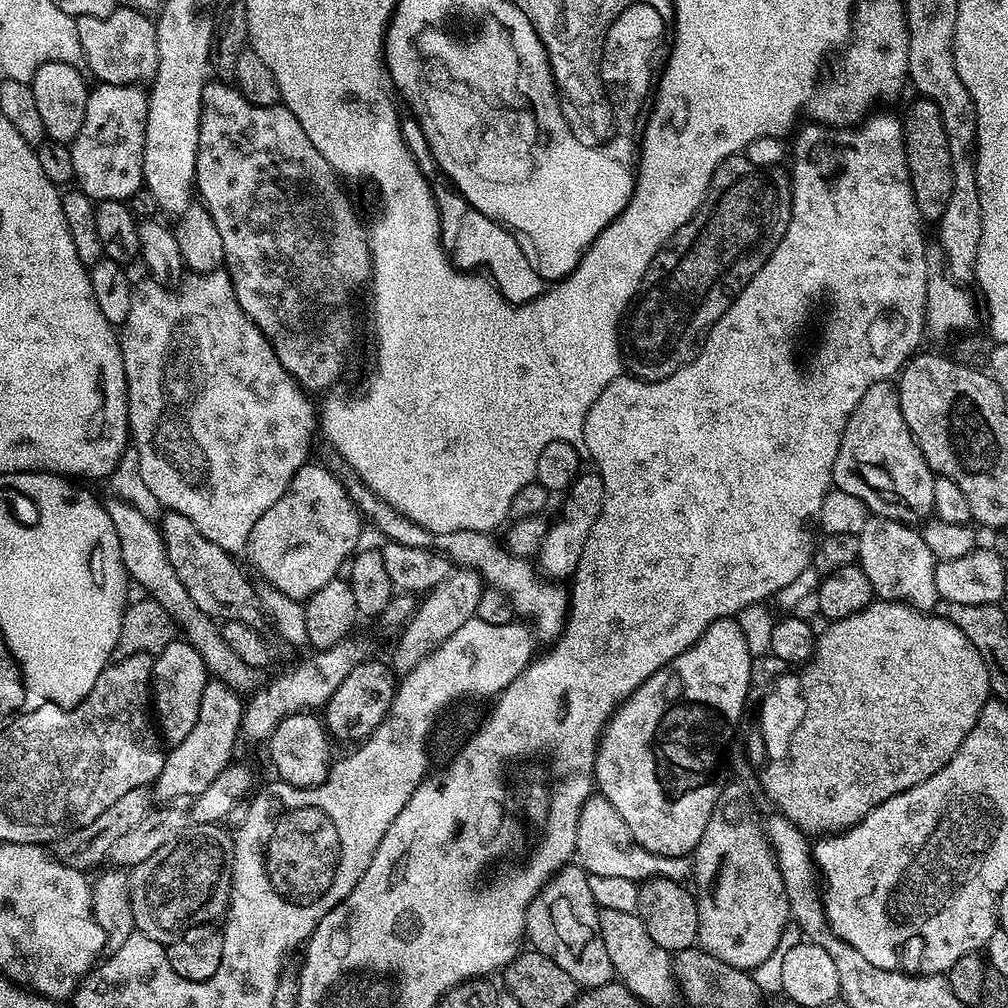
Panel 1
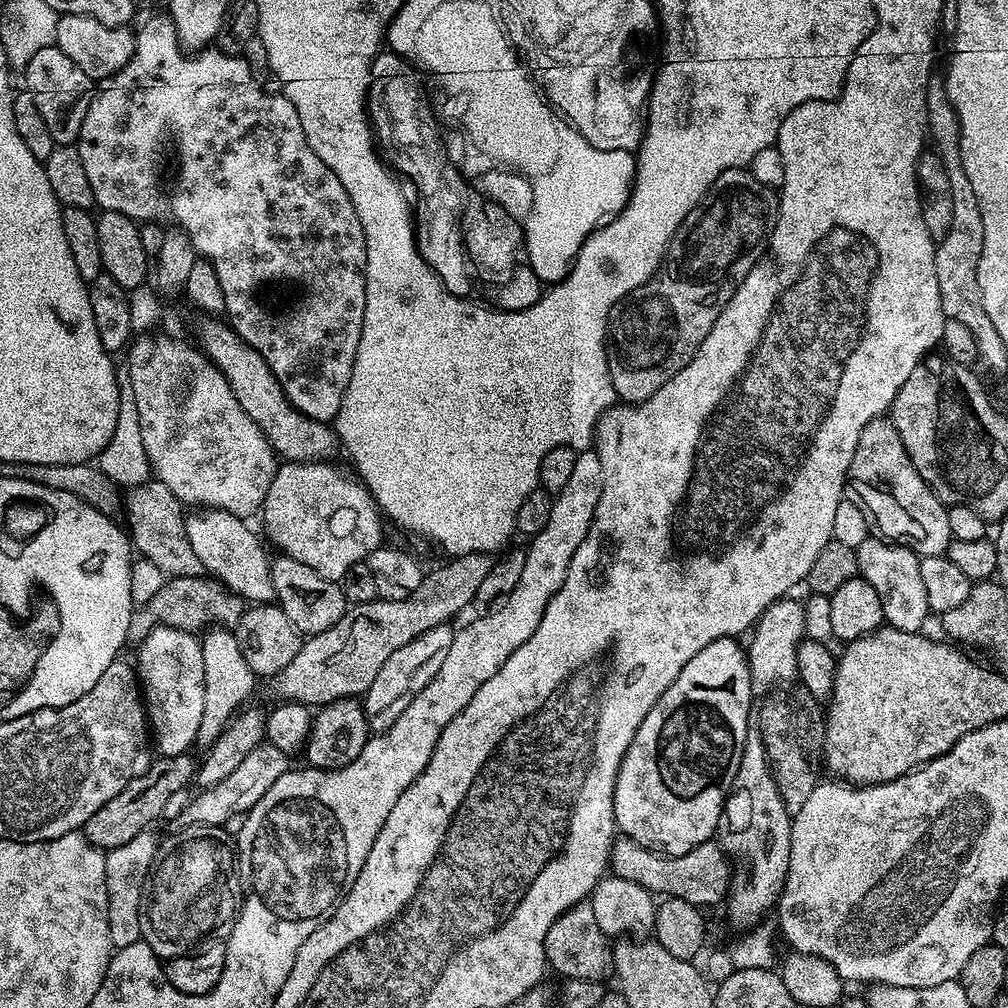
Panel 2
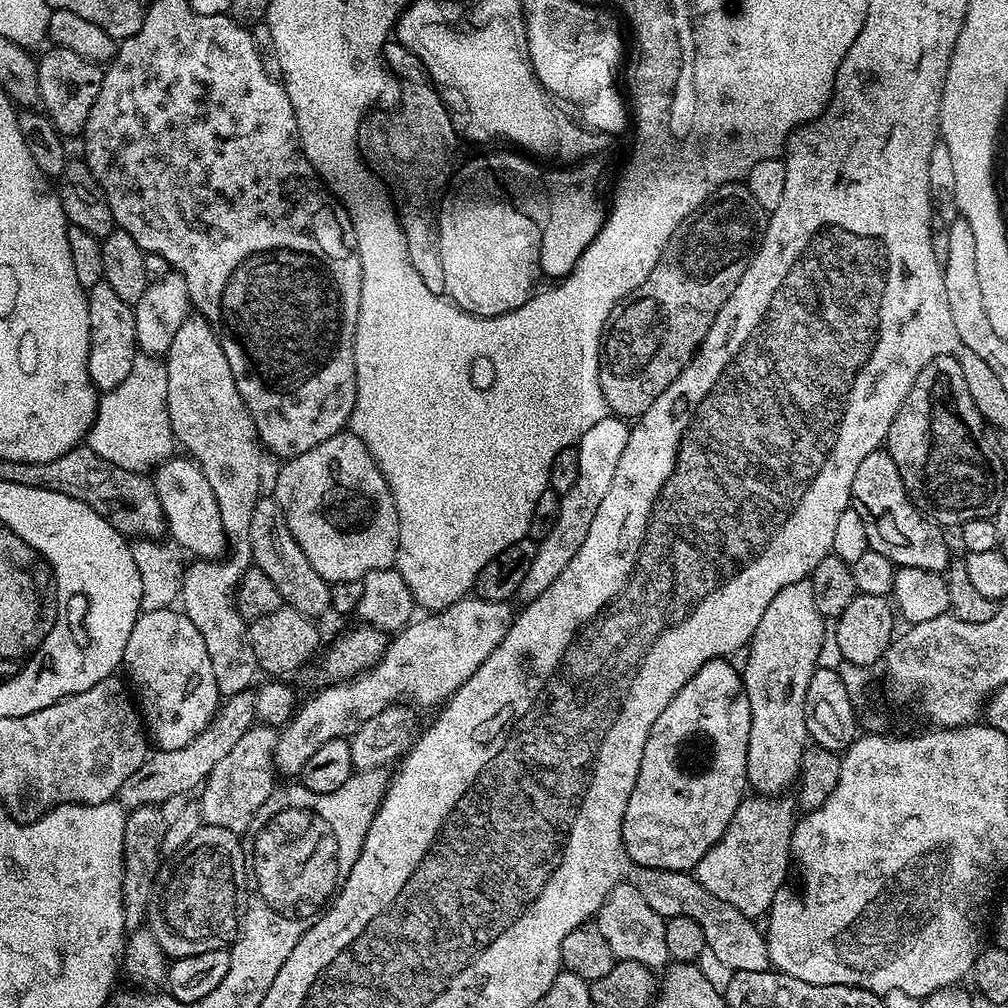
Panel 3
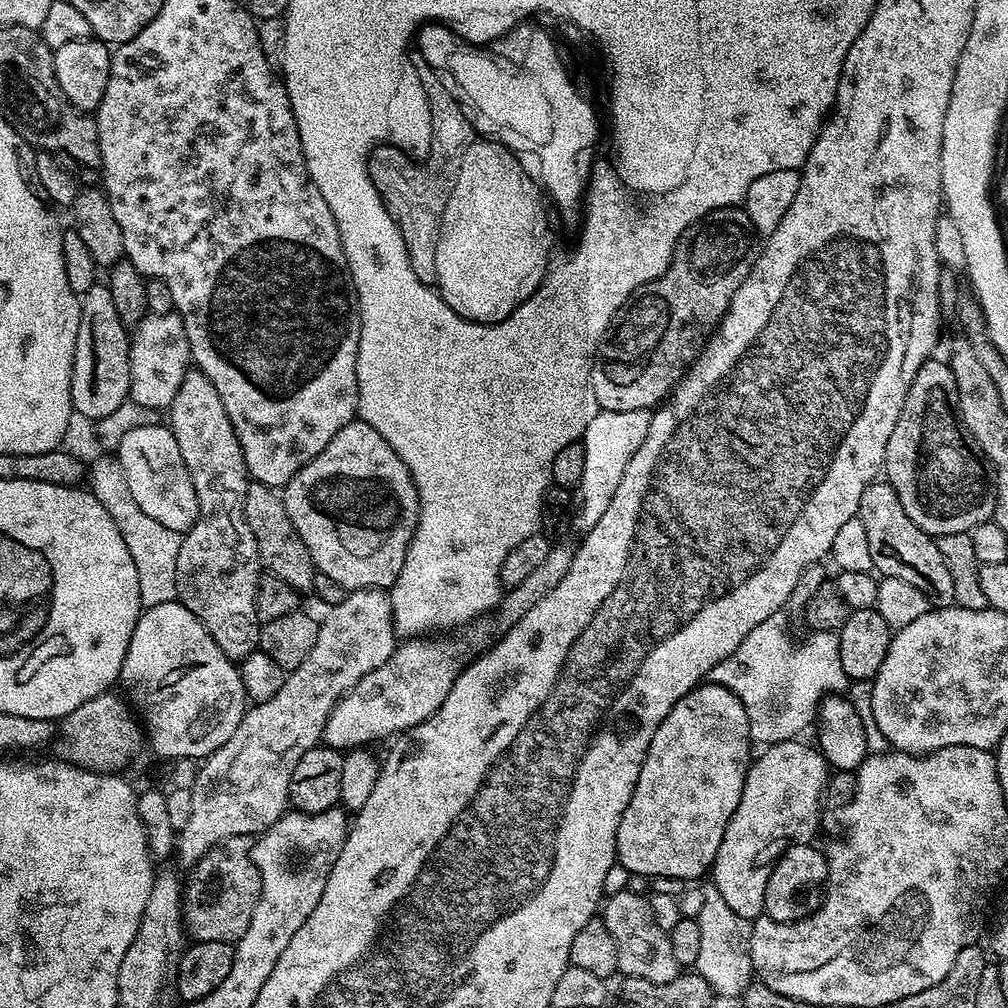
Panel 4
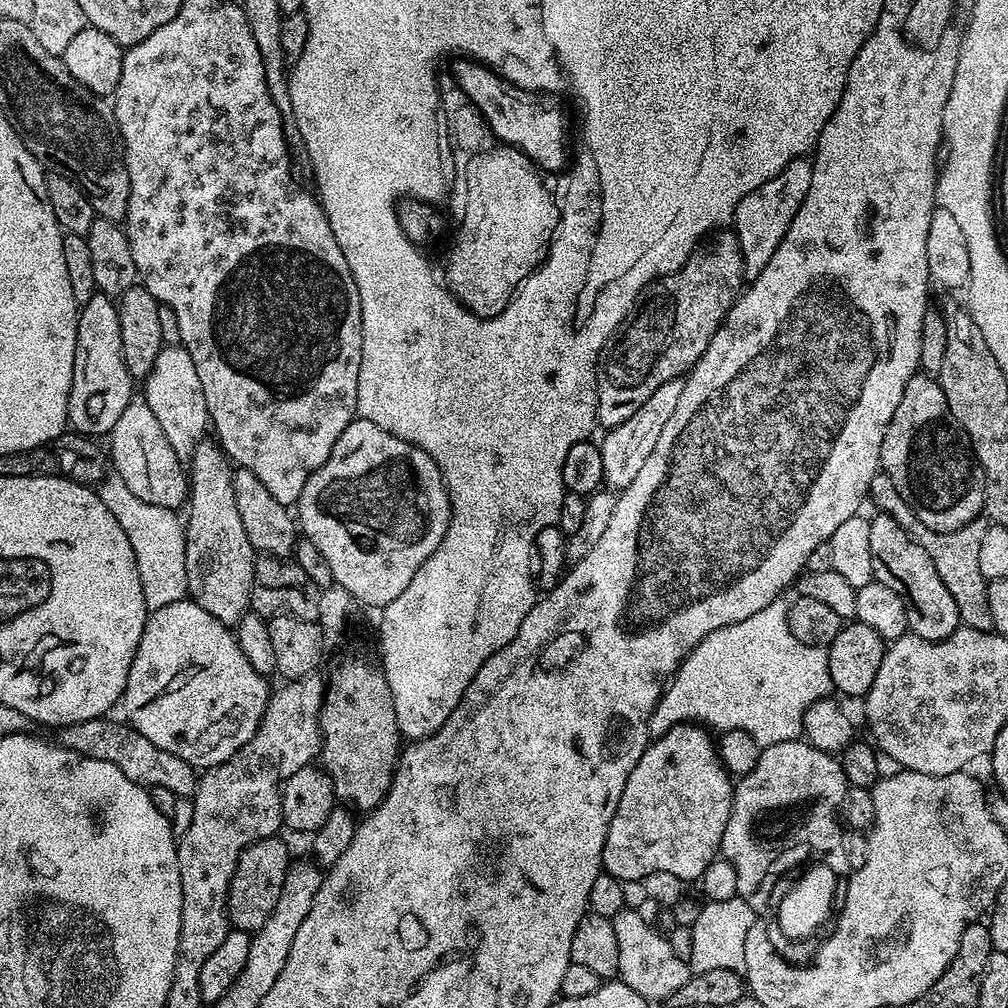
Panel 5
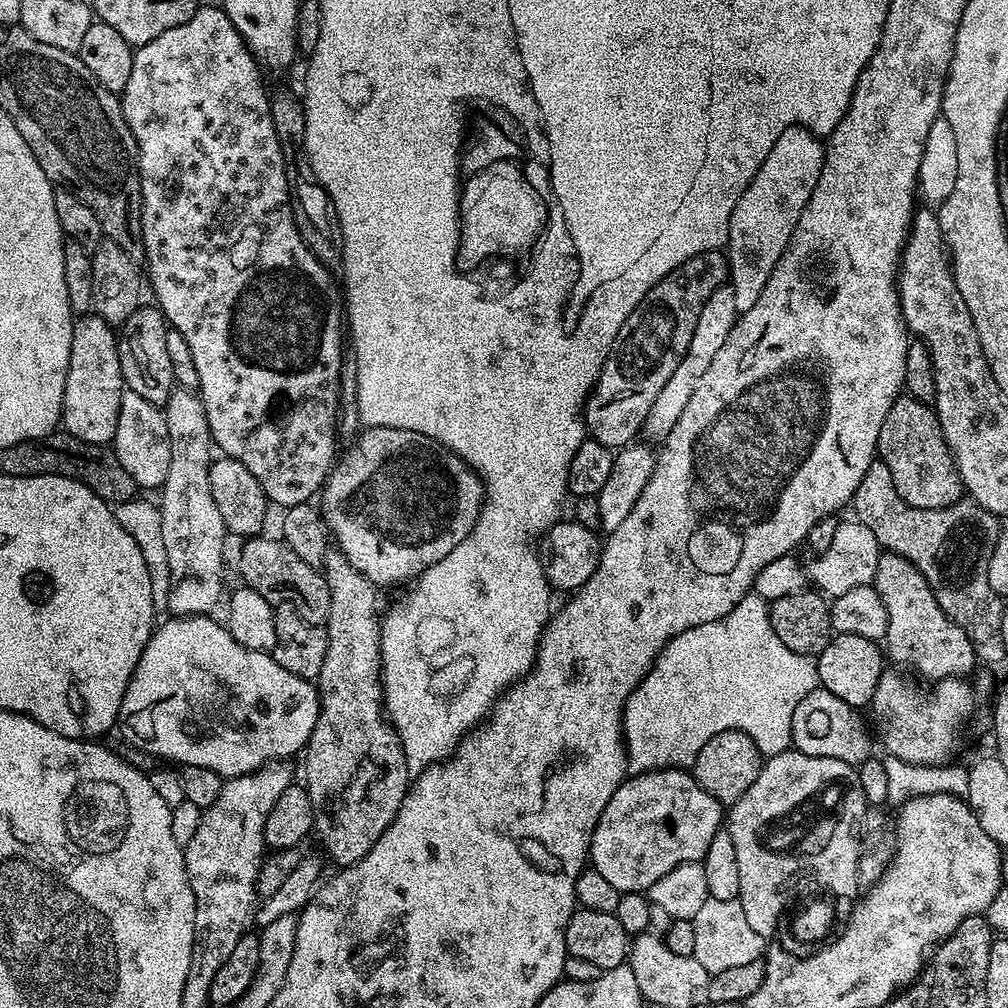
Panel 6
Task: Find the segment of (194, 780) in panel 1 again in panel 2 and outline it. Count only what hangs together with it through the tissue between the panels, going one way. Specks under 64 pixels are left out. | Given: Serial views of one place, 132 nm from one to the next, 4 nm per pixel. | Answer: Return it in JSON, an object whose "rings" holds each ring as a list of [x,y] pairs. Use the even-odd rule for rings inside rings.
{"rings":[[[213,626],[203,633],[200,645],[202,678],[206,690],[202,705],[202,723],[198,725],[196,744],[211,746],[232,722],[237,712],[248,702],[246,700],[251,696],[252,691],[255,688],[257,691],[258,677],[254,670],[250,670],[246,657],[242,655],[242,646],[238,646],[235,631]]]}

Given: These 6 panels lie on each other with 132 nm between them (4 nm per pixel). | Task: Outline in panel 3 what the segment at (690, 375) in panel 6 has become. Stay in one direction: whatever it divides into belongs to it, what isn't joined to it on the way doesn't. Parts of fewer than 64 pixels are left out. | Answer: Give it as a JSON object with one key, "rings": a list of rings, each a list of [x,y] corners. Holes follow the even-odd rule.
{"rings":[[[605,414],[602,422],[594,422],[586,434],[582,434],[576,448],[578,454],[578,479],[574,486],[563,493],[560,498],[558,522],[554,522],[554,530],[539,541],[534,554],[534,562],[530,562],[530,570],[526,570],[526,578],[522,578],[522,586],[518,593],[521,601],[527,602],[538,598],[545,590],[554,586],[554,578],[570,566],[570,558],[582,550],[582,542],[586,542],[586,534],[590,530],[590,522],[594,522],[594,514],[598,514],[598,505],[602,497],[610,490],[610,478],[614,478],[614,466],[618,466],[618,458],[622,458],[622,450],[626,450],[626,442],[630,428],[621,417]]]}

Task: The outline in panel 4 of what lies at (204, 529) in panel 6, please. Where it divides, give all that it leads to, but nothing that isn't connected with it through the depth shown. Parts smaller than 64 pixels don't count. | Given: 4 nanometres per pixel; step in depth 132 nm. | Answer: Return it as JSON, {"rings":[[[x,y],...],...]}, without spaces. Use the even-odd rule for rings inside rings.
{"rings":[[[173,310],[166,314],[148,312],[130,336],[130,400],[143,408],[171,409],[182,378],[190,371],[192,347],[186,338],[184,318]]]}

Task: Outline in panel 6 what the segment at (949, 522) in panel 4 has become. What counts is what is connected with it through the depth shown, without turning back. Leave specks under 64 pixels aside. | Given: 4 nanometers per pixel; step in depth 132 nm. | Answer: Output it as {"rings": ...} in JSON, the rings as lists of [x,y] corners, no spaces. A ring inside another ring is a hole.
{"rings":[[[907,394],[901,395],[894,406],[890,406],[886,422],[882,422],[876,450],[879,459],[890,466],[894,490],[898,490],[898,494],[911,508],[945,508],[957,504],[965,495],[960,469],[948,449],[935,407],[923,404]]]}

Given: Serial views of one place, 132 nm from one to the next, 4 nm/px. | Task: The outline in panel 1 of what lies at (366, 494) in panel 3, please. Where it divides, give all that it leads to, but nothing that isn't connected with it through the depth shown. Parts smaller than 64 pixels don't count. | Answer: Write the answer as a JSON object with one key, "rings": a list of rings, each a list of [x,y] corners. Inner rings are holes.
{"rings":[[[309,462],[294,474],[288,492],[254,522],[246,553],[260,571],[259,579],[263,583],[272,584],[282,594],[304,602],[322,590],[326,582],[341,575],[350,557],[361,547],[360,524],[360,512],[348,497],[341,477],[327,472],[320,464]]]}

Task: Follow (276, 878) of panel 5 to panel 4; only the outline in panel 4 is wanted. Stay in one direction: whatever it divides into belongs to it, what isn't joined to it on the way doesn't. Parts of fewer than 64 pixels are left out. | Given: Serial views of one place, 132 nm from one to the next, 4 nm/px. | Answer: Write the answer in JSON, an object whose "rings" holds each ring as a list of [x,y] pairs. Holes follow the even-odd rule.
{"rings":[[[251,836],[226,838],[216,844],[186,876],[182,888],[182,920],[186,932],[193,941],[226,942],[235,945],[246,934],[254,906],[260,897],[260,875],[258,866],[252,861]]]}

